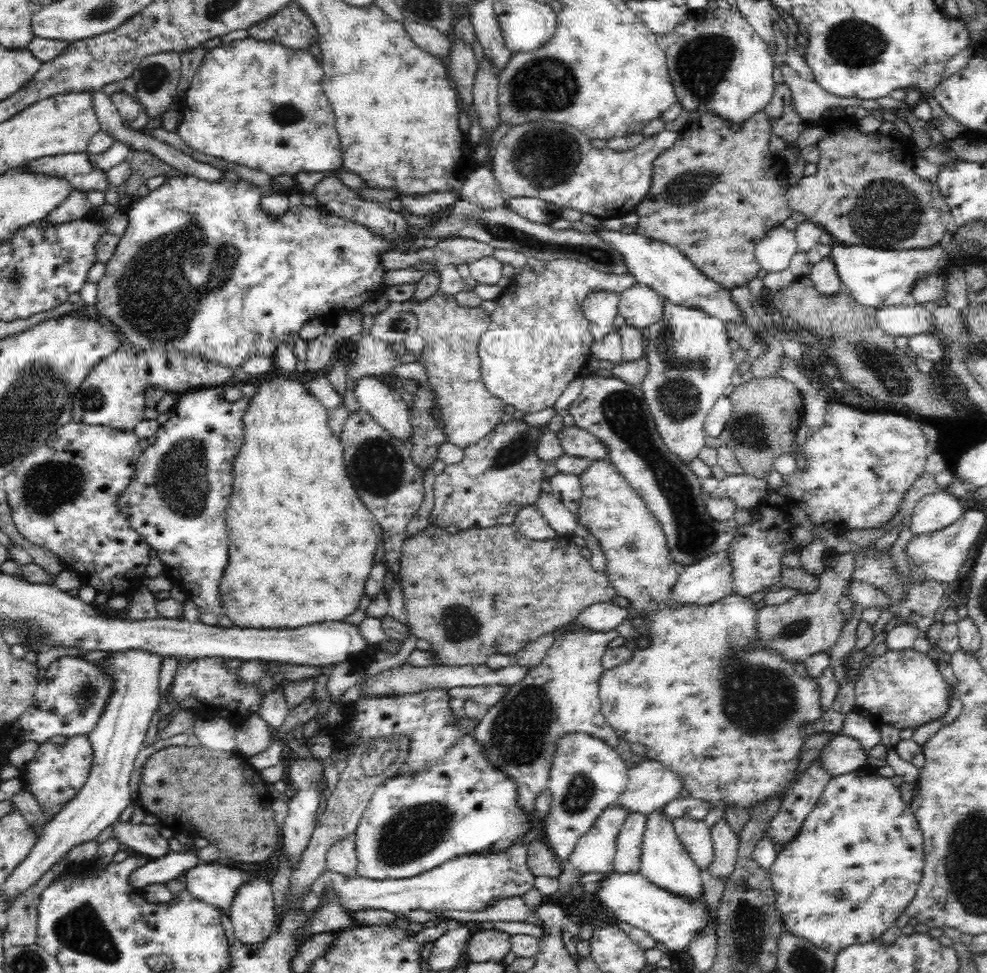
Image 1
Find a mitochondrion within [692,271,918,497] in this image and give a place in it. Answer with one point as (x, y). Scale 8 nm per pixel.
(882, 363)

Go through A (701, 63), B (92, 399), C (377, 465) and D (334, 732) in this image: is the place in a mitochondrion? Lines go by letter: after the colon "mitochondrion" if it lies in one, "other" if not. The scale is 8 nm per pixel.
A: mitochondrion
B: mitochondrion
C: mitochondrion
D: other

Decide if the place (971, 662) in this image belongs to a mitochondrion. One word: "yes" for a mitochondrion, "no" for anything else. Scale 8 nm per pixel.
no

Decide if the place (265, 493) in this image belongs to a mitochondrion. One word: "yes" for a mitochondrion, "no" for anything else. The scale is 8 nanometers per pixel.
no

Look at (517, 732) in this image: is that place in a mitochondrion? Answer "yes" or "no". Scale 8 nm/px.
yes

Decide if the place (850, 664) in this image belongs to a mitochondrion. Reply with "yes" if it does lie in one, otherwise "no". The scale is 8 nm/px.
no

